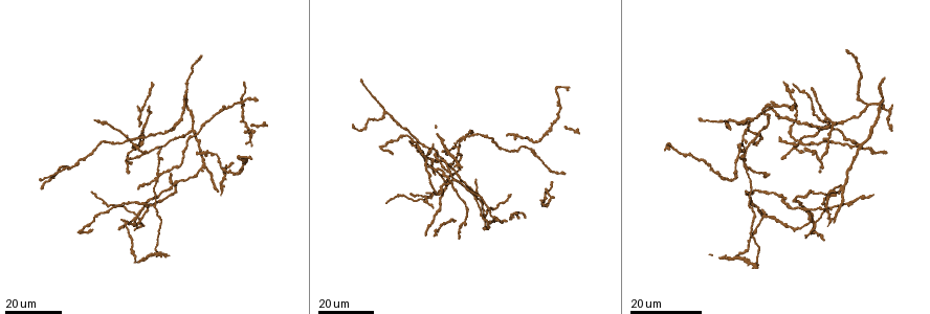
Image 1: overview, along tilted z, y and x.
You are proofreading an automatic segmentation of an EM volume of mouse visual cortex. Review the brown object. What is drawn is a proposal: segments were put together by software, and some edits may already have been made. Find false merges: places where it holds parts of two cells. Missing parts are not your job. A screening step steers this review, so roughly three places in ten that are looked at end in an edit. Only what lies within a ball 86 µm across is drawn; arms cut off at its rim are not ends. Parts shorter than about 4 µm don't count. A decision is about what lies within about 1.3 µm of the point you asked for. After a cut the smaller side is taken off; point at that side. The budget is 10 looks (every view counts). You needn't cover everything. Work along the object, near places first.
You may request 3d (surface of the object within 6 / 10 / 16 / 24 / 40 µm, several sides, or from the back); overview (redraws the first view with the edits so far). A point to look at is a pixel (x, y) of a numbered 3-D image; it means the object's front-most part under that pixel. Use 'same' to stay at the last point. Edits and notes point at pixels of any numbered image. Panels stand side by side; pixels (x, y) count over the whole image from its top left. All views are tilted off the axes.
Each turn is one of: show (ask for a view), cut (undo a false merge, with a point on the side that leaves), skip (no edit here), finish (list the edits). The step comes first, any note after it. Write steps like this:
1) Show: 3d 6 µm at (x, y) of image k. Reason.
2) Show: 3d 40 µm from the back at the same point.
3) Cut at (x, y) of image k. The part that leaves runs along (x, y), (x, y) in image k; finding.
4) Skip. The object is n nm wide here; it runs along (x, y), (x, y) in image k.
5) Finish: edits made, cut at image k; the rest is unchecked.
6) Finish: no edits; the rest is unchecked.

Show: 3d 16 µm at (440, 189) of image 1. A fork.

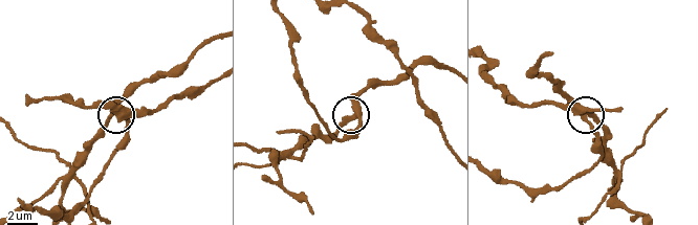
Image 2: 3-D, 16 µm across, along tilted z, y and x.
Show: 3d 6 µm at (354, 115) of image 2. Closer look.

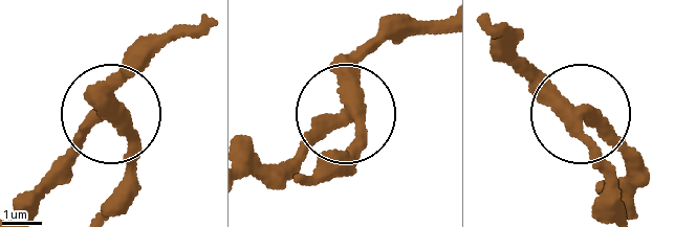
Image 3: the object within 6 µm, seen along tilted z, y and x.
Skip. 3 arms meet here; one cell here.

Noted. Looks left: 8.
Show: 3d 24 µm at (177, 166) of image 1. Calibre changes.

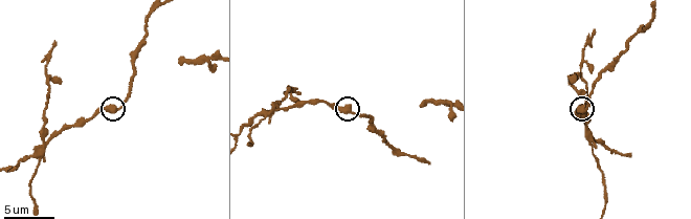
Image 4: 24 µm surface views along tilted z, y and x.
Show: 3d 6 µm at (350, 113) of image 4. Closer look.

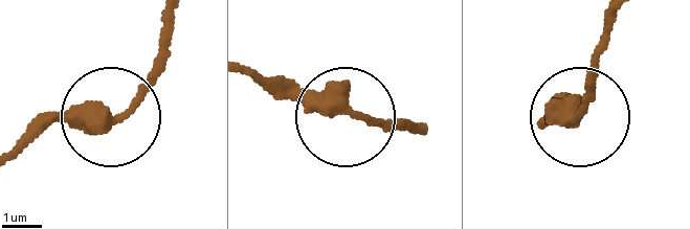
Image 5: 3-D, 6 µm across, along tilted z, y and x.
Skip. All the same cell.

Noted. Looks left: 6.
Show: 3d 16 µm at (815, 226) of image 1. Thin arm on a thick one.

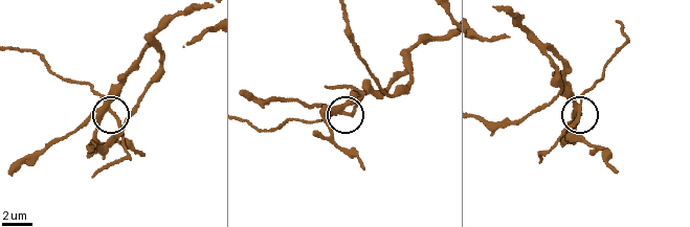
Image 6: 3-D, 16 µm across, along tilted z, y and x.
Show: 3d 10 µm at (105, 105) of image 6. Closer look.

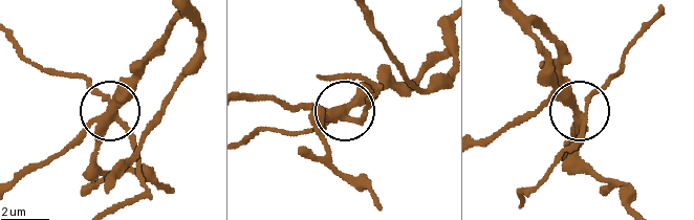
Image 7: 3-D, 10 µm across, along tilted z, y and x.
Cut at (92, 89) of image 7. 4 arms meet here; the part that leaves runs along (347, 119), (296, 133), (256, 130), (245, 136) in image 7; two cells meet here.

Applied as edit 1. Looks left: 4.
Show: overview.

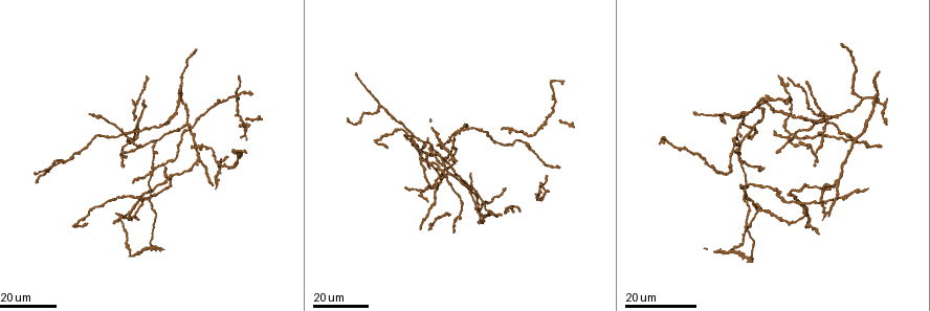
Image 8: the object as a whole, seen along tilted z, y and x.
Show: 3d 16 µm at (440, 181) of image 8. Side arm on a straight run.

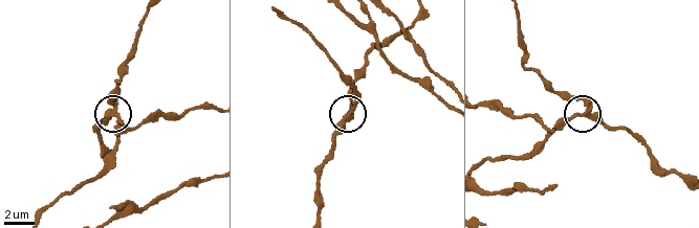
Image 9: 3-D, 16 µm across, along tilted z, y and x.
Show: 3d 10 µm at (590, 112) of image 9.

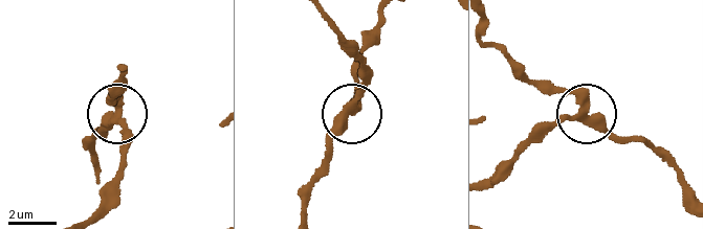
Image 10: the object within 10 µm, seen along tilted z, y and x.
Skip. All the same cell.

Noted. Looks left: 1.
Finish: edits made, cut at image 7; the rest is unchecked.

